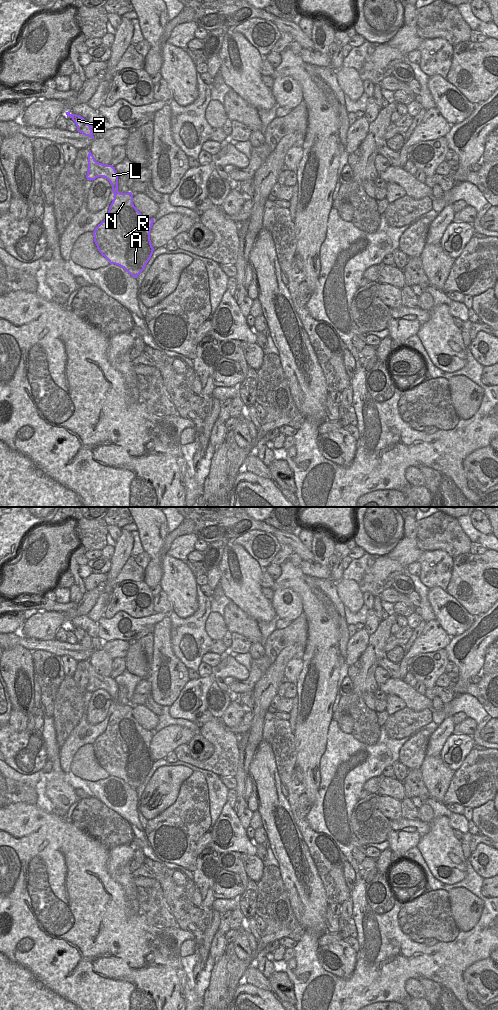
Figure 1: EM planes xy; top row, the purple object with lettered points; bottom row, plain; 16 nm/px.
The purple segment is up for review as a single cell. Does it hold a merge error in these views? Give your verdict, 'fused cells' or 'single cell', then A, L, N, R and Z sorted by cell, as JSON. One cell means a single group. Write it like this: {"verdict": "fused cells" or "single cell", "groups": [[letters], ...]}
{"verdict": "fused cells", "groups": [["A", "L", "N", "R"], ["Z"]]}

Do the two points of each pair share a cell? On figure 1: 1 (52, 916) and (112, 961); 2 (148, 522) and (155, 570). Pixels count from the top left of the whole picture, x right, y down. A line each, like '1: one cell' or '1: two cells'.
1: one cell
2: two cells

